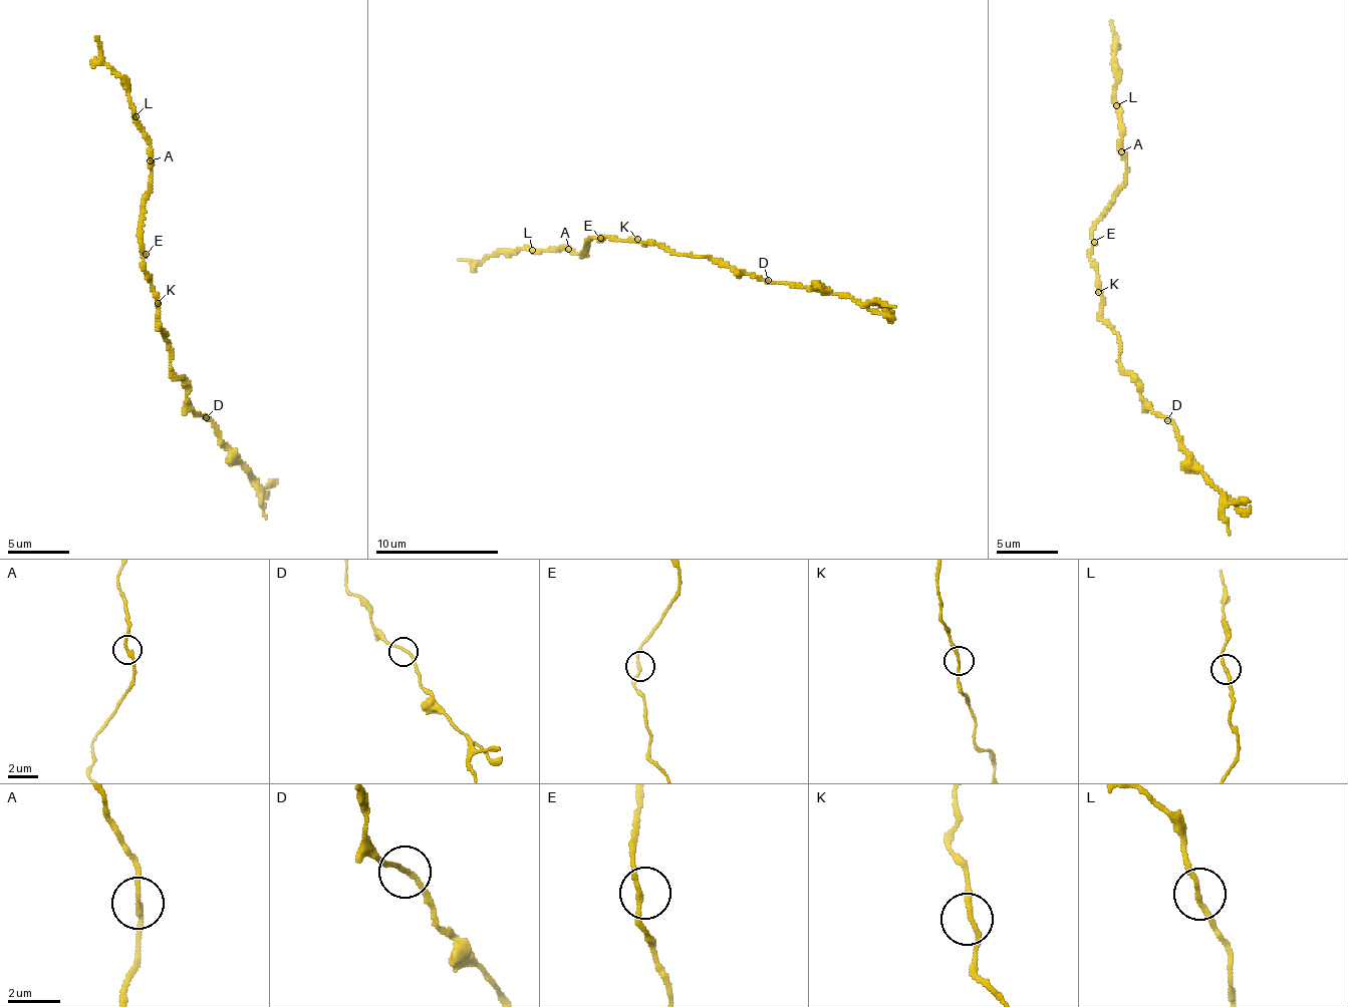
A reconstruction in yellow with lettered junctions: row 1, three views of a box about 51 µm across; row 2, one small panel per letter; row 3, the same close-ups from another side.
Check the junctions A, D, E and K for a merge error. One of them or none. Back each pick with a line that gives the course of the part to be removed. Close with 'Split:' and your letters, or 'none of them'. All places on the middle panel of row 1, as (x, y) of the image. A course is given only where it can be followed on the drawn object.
A: Course of the part to remove: (569, 250), (509, 250), (479, 261), (459, 260)
Split: A

